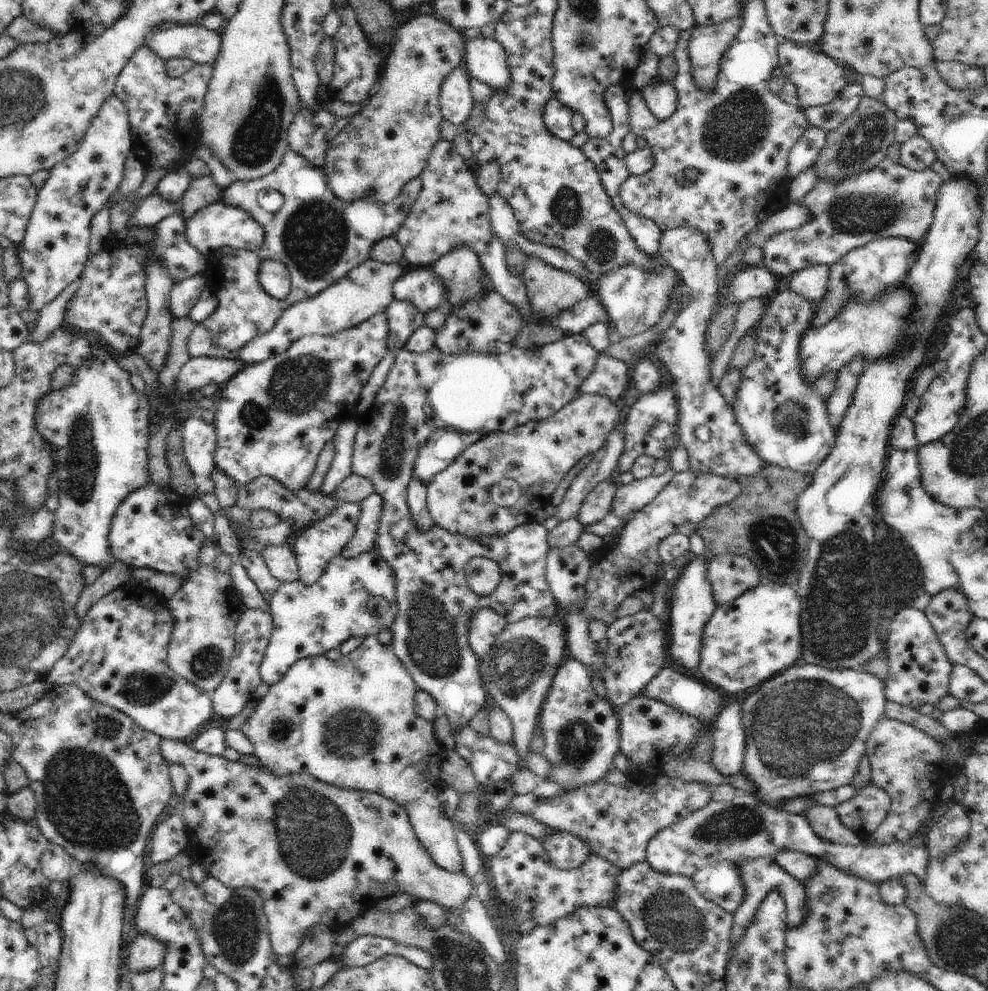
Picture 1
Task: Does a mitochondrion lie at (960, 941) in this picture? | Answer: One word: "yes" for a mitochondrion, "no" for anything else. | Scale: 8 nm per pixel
yes

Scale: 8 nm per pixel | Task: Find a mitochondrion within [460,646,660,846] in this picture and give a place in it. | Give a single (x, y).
(578, 747)

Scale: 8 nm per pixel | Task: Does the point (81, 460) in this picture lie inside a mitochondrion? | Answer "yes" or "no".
yes

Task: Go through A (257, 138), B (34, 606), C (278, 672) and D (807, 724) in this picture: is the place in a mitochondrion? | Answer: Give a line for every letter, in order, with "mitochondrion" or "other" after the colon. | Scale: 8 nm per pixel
A: mitochondrion
B: mitochondrion
C: other
D: mitochondrion

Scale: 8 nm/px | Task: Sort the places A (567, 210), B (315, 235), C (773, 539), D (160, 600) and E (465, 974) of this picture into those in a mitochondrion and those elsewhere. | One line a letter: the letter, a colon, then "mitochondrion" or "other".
A: mitochondrion
B: mitochondrion
C: mitochondrion
D: other
E: mitochondrion

